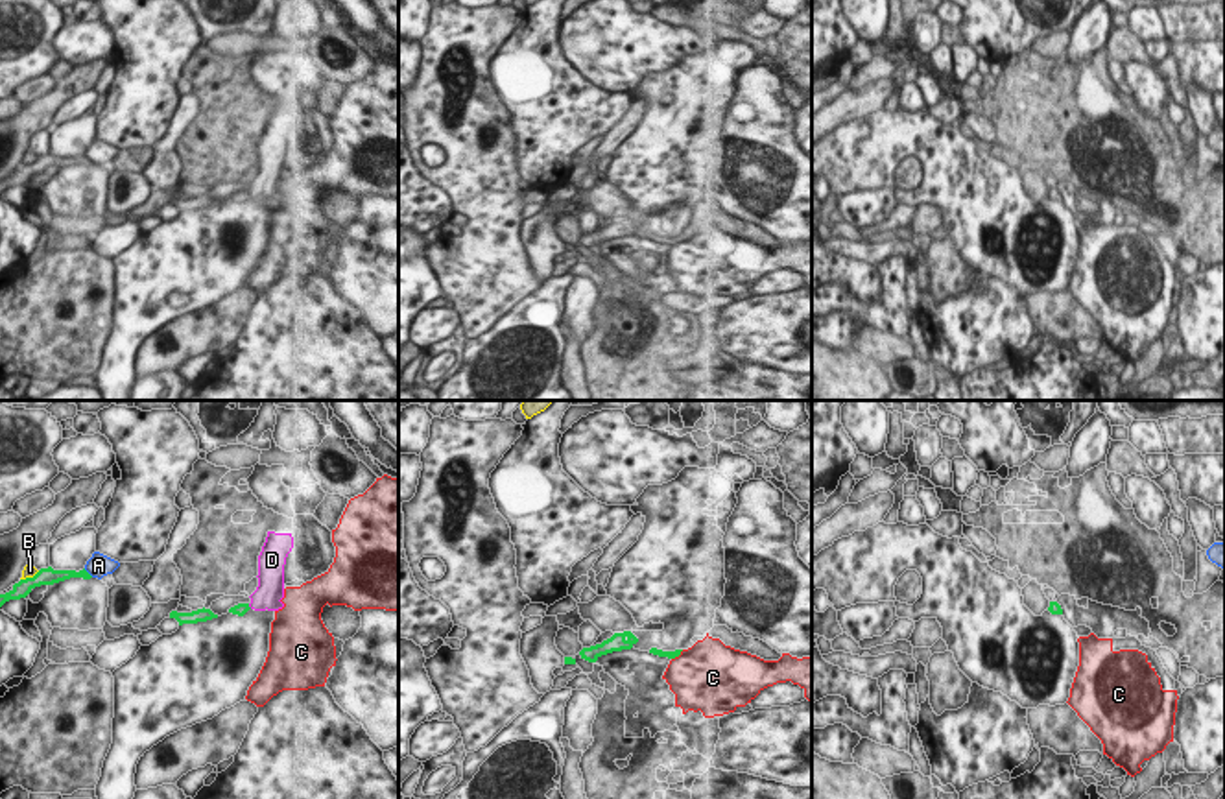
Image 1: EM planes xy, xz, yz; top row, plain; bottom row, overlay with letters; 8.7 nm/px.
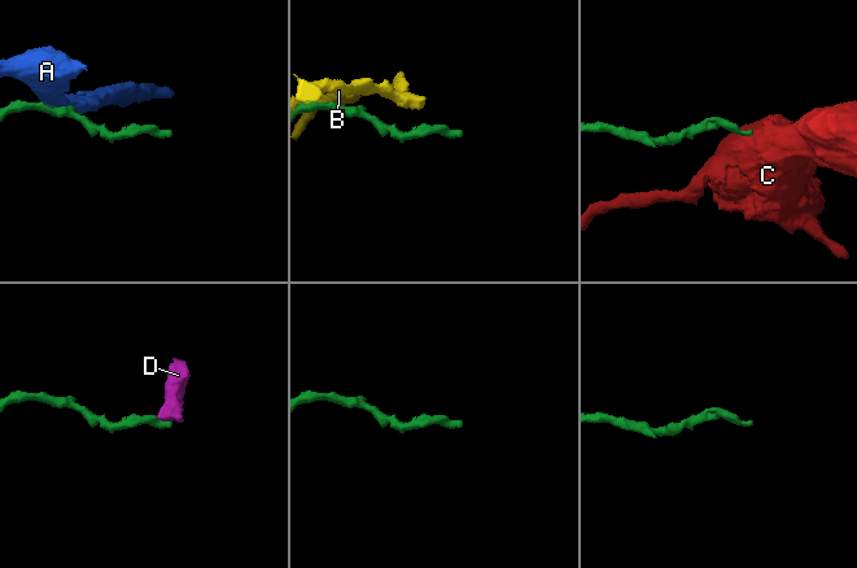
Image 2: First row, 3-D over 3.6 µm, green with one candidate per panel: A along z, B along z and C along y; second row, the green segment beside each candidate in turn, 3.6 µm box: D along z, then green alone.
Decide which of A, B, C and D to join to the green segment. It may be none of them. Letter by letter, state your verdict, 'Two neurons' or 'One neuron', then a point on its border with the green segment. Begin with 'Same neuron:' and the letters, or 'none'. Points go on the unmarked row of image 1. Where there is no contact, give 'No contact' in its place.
Same neuron: none
A: Two neurons. Touches green at xy (87, 159)
B: Two neurons. Touches green at xy (30, 165)
C: Two neurons. Touches green at xz (677, 242)
D: Two neurons. Touches green at xy (248, 192).

